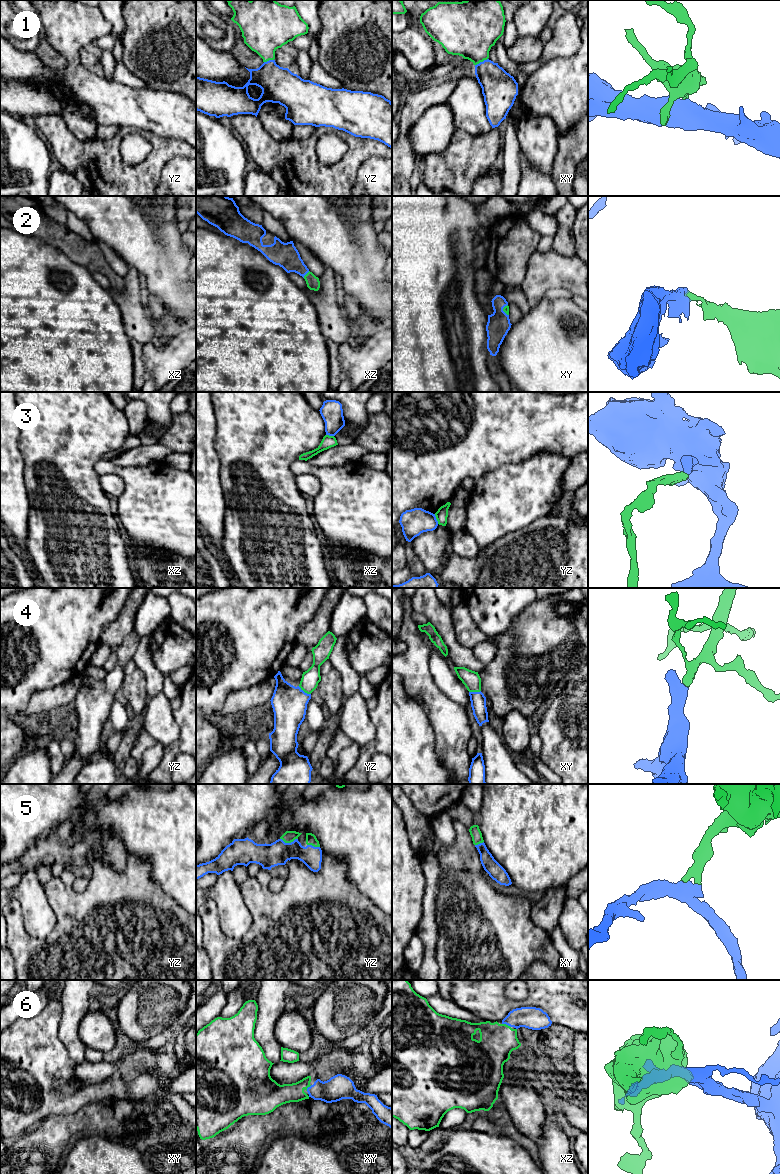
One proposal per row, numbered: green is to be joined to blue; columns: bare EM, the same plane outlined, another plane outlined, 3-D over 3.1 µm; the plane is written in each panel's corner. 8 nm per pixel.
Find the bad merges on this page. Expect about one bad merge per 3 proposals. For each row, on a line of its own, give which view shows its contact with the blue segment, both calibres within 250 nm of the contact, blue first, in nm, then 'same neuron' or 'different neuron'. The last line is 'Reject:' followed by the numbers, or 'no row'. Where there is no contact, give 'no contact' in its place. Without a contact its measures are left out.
1: meets blue in xy; 280 nm thick on the blue side, 400 nm on the other; same neuron
2: meets blue in xz; 200 nm thick on the blue side, 110 nm on the other; same neuron
3: meets blue in yz; 200 nm thick on the blue side, 100 nm on the other; different neuron
4: meets blue in yz; 280 nm thick on the blue side, 140 nm on the other; same neuron
5: meets blue in yz; 190 nm thick on the blue side, 100 nm on the other; same neuron
6: meets blue in xz; 180 nm thick on the blue side, 280 nm on the other; same neuron
Reject: 3

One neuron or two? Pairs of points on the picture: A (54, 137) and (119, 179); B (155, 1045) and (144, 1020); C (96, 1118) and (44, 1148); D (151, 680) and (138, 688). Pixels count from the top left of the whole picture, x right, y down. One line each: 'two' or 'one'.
A: one
B: two
C: one
D: two

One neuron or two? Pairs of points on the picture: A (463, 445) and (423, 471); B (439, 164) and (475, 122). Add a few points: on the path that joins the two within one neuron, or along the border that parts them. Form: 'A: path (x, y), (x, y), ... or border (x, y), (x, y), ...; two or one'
A: path (453, 448), (444, 450), (433, 461); one
B: border (456, 129), (471, 134), (485, 134), (490, 130); two

